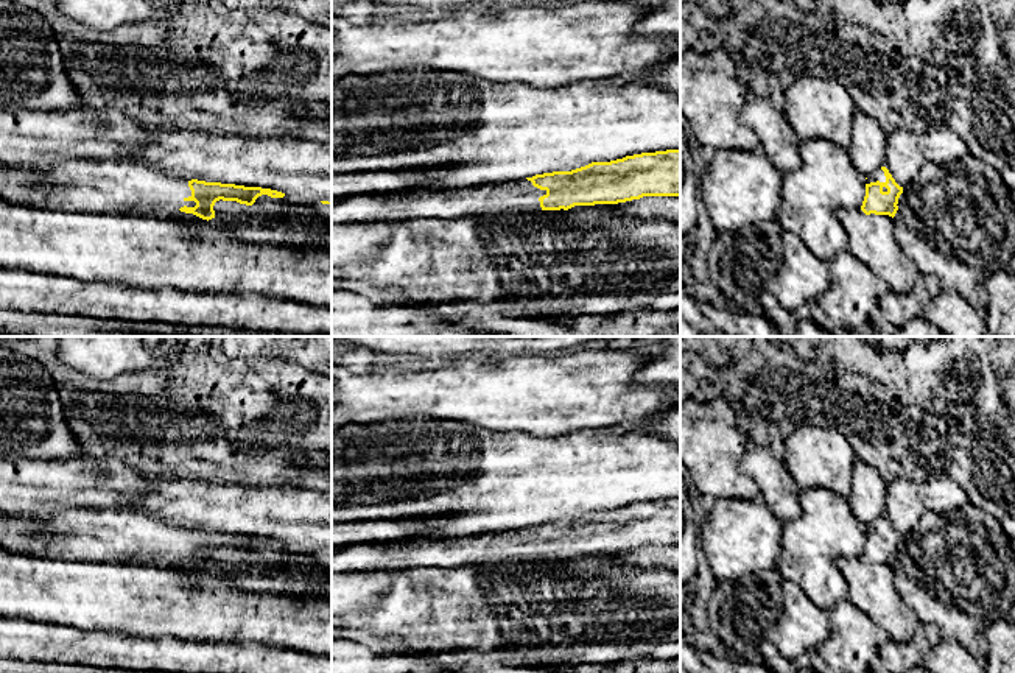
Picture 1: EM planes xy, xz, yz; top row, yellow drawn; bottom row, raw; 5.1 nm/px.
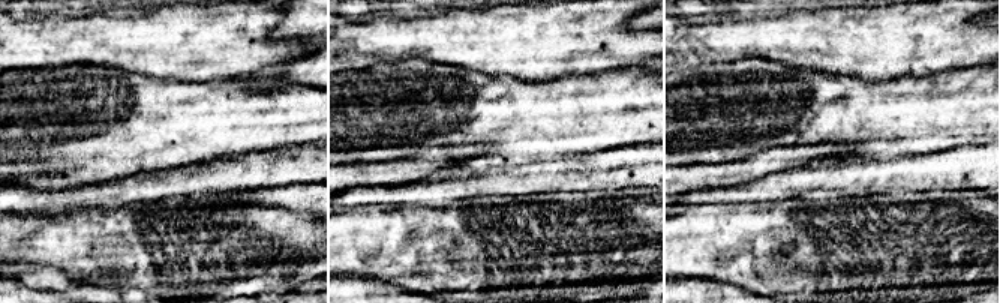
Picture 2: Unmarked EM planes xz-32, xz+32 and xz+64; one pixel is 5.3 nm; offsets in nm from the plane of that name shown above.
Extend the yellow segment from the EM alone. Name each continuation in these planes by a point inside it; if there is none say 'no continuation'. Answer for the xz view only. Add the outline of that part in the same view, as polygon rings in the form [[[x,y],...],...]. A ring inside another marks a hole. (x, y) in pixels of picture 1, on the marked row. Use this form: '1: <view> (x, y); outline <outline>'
1: xz (517, 197); outline [[[518,179],[511,182],[497,182],[479,187],[465,189],[441,189],[417,196],[353,196],[339,201],[332,201],[332,224],[346,223],[369,223],[375,220],[385,221],[405,221],[414,218],[444,218],[455,220],[467,215],[497,215],[497,213],[526,213],[542,210],[539,198],[546,195],[546,190],[540,190],[528,179]]]

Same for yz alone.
1: yz (878, 175); outline [[[878,168],[876,171],[873,171],[867,179],[866,179],[866,184],[870,184],[870,182],[886,182],[886,176],[884,176],[884,171],[881,168]]]

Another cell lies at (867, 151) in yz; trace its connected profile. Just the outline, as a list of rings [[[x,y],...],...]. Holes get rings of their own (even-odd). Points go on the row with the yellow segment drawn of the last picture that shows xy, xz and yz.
[[[861,111],[853,117],[853,140],[848,156],[861,178],[869,178],[886,164],[887,134],[880,122]]]

